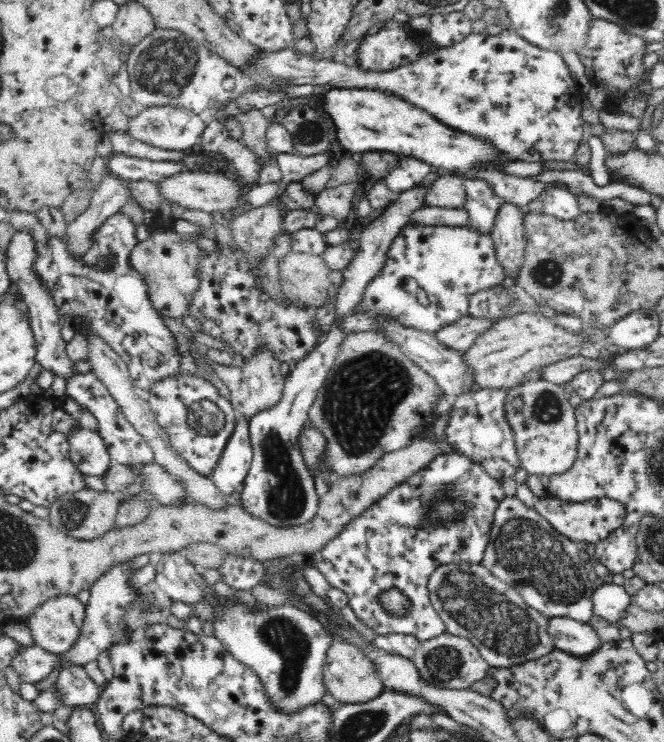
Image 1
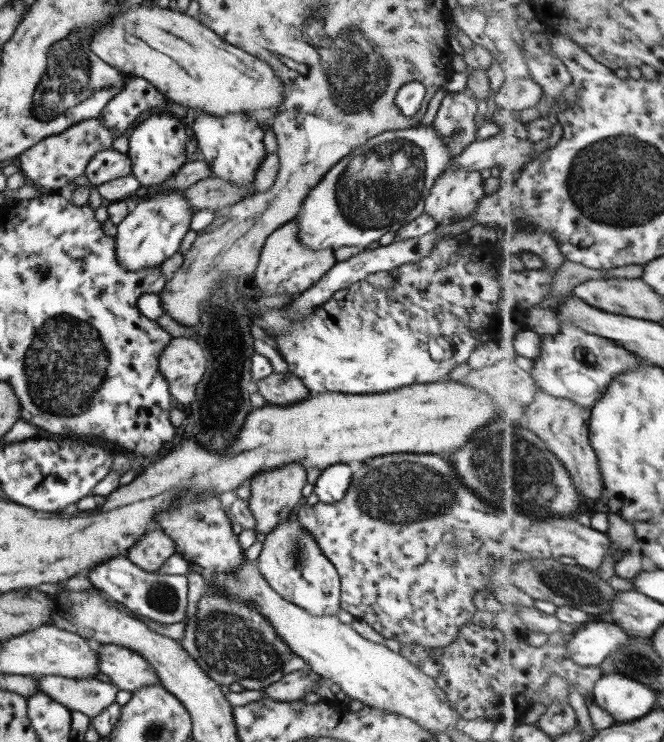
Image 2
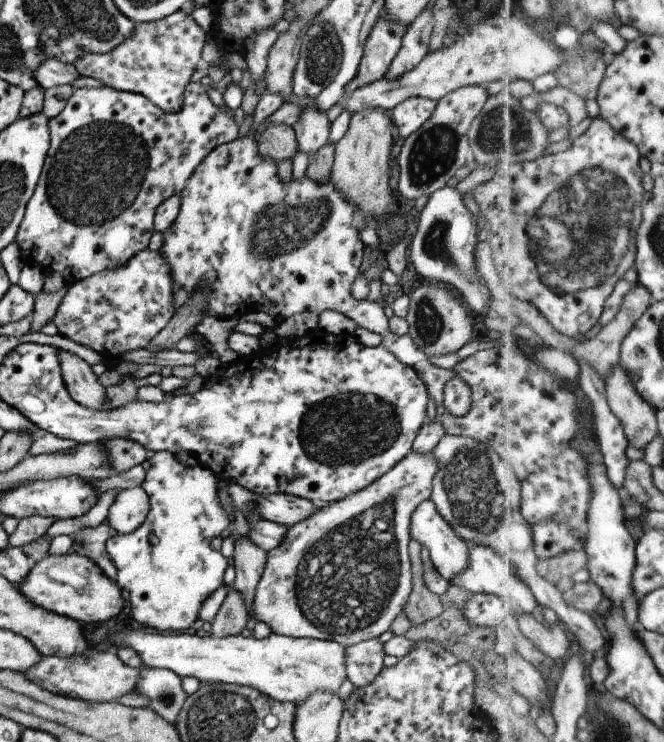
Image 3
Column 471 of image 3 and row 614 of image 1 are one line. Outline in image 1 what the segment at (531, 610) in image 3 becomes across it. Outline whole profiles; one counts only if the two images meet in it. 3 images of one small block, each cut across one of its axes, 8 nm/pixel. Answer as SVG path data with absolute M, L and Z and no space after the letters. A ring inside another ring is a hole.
M516 496L504 497L496 507L490 540L481 563L502 582L514 587L528 606L539 610L547 618L570 617L576 621L588 623L593 615L591 596L594 592L592 588L594 570L585 563L583 552L578 550L575 541L558 533L534 507L526 506Z

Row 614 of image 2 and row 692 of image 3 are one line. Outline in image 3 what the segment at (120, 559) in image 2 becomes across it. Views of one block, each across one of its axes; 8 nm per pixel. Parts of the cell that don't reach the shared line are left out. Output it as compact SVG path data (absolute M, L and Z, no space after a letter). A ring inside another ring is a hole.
M144 666L140 670L140 680L135 690L149 696L148 707L170 724L174 724L188 695L182 689L181 676L170 669Z

